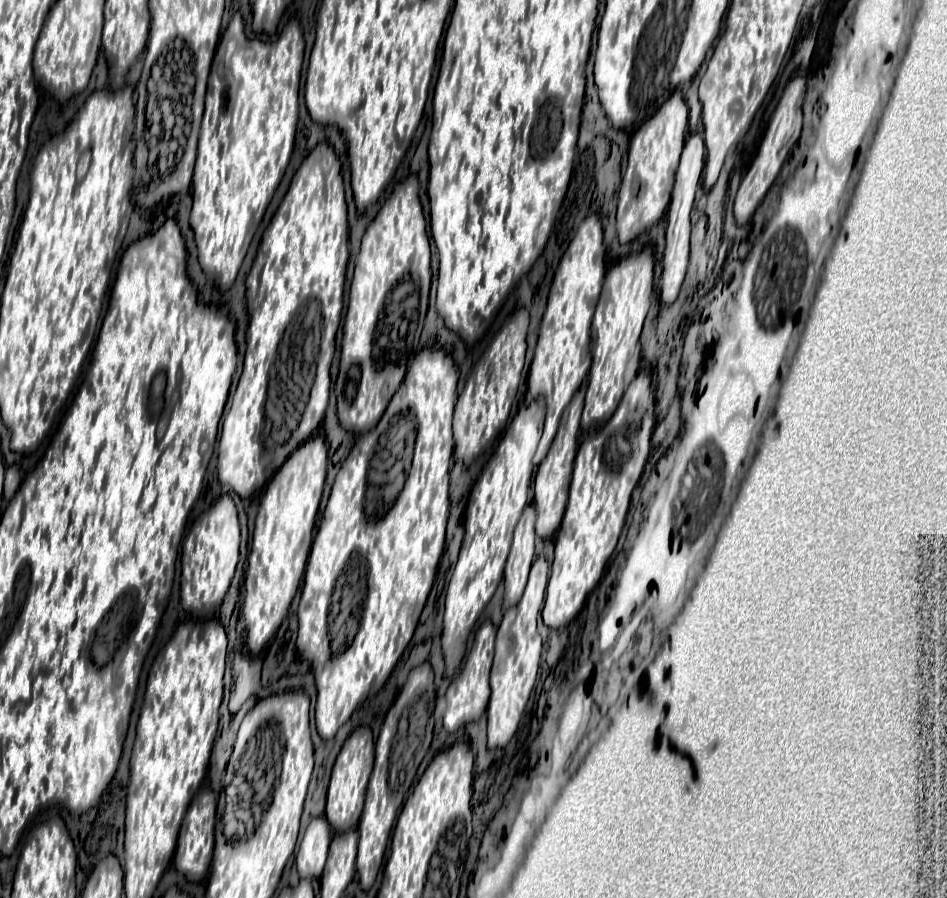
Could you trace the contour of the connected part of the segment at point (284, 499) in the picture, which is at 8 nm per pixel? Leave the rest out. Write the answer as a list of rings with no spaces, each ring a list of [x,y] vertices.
[[[316,436],[302,444],[296,452],[292,452],[292,456],[276,472],[262,494],[252,536],[252,550],[248,558],[244,584],[246,596],[242,606],[242,614],[246,620],[247,651],[252,654],[260,654],[266,644],[276,636],[304,576],[306,560],[312,548],[316,514],[324,490],[327,464],[326,444],[320,436]]]

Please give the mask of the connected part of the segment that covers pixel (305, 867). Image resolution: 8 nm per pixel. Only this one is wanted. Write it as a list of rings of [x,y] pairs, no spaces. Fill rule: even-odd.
[[[326,818],[312,820],[310,826],[306,828],[300,850],[296,854],[296,866],[298,866],[300,878],[320,878],[322,876],[330,840],[332,840],[332,832],[330,832]]]

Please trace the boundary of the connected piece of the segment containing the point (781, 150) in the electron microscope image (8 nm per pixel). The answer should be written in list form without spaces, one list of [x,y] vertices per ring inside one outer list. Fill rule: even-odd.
[[[798,74],[794,80],[788,82],[788,86],[786,86],[786,90],[782,94],[782,100],[780,100],[780,104],[778,104],[778,108],[776,108],[776,112],[772,116],[772,122],[770,122],[770,126],[766,130],[766,136],[764,136],[764,140],[762,140],[762,144],[758,148],[758,154],[756,154],[750,170],[746,172],[746,176],[744,176],[742,184],[740,184],[740,190],[736,194],[734,216],[736,216],[738,226],[744,226],[752,218],[752,214],[758,208],[758,204],[766,196],[768,188],[776,180],[784,160],[788,158],[790,150],[794,148],[794,144],[800,138],[800,114],[802,114],[800,108],[802,108],[802,102],[804,102],[804,92],[806,92],[806,78],[802,74]]]

